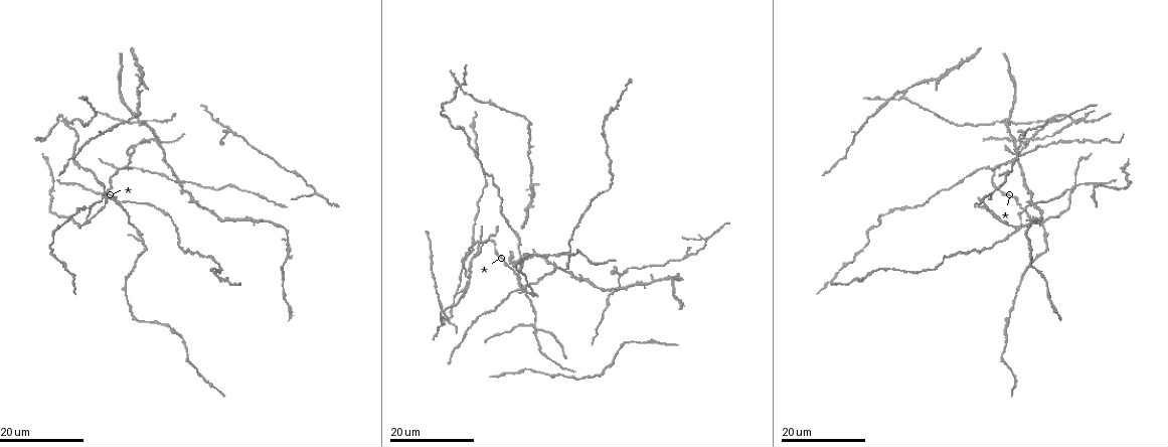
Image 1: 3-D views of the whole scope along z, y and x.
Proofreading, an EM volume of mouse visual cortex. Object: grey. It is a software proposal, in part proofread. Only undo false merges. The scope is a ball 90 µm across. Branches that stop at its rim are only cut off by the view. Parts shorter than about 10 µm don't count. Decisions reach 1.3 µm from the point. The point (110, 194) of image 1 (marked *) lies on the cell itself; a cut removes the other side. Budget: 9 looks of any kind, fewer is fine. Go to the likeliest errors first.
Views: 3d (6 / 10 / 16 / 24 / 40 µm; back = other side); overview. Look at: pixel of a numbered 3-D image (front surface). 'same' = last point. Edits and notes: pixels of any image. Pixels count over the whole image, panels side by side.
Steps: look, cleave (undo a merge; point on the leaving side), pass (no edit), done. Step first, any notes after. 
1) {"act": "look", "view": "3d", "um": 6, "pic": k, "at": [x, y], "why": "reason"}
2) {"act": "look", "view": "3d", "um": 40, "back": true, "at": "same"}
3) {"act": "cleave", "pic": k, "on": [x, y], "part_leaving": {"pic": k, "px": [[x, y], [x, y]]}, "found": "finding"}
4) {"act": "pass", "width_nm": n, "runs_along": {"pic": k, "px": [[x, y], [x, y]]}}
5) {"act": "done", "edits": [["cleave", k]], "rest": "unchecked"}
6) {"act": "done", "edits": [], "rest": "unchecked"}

{"act": "look", "view": "3d", "um": 24, "pic": 1, "at": [62, 120]}

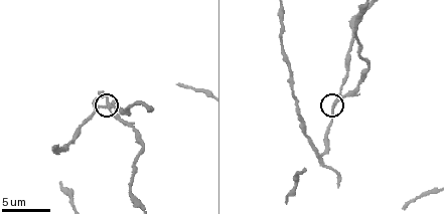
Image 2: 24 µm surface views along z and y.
{"act": "look", "view": "3d", "um": 6, "pic": 2, "at": [110, 103]}

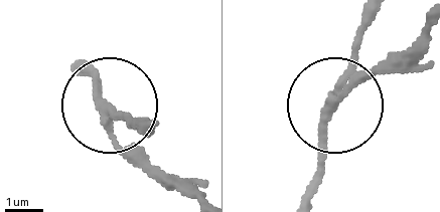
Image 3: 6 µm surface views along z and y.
{"act": "look", "view": "3d", "um": 6, "back": true, "pic": 3, "at": [105, 108], "why": "from behind"}

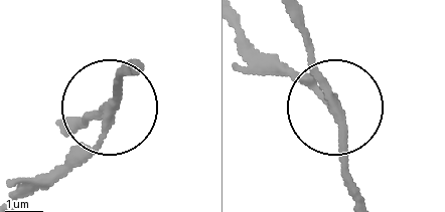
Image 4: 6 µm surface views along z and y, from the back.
{"act": "pass", "arms": 3, "runs_along": {"pic": 4, "px": [[20, 195], [104, 135], [107, 106], [71, 115]]}, "found": "all the same cell"}

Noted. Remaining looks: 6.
{"act": "look", "view": "3d", "um": 16, "pic": 1, "at": [687, 256], "why": "side arm on a straight run"}

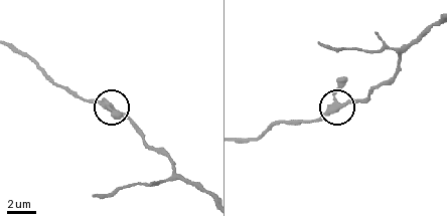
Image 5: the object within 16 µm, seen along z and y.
{"act": "look", "view": "3d", "um": 10, "pic": 5, "at": [343, 106]}

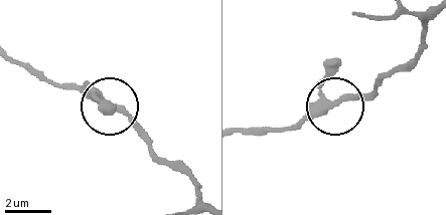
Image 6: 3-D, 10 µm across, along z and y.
{"act": "pass", "arms": 3, "runs_along": {"pic": 6, "px": [[244, 133], [296, 127], [342, 101], [375, 94]]}, "found": "one cell here"}

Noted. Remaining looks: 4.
{"act": "look", "view": "3d", "um": 24, "pic": 1, "at": [149, 171]}

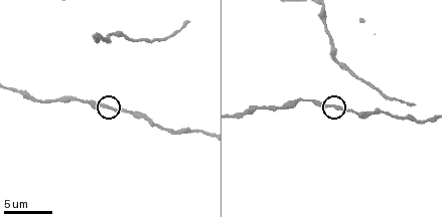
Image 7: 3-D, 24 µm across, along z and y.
{"act": "look", "view": "3d", "um": 10, "pic": 7, "at": [105, 106]}

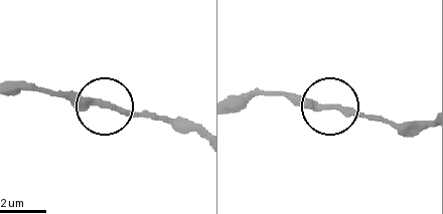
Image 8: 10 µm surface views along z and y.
{"act": "pass", "found": "one cell here"}

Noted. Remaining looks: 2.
{"act": "look", "view": "3d", "um": 16, "pic": 1, "at": [494, 243]}

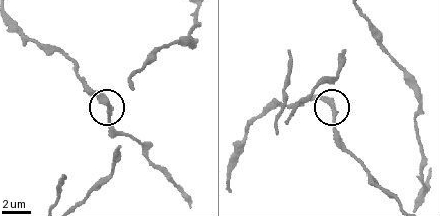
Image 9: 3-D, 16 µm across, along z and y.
{"act": "look", "view": "3d", "um": 6, "pic": 9, "at": [334, 111]}

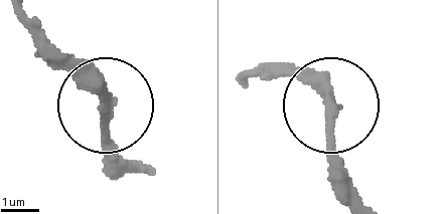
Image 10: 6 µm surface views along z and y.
{"act": "pass", "runs_along": {"pic": 10, "px": [[136, 168], [111, 145], [101, 100], [36, 17]]}, "found": "continuous, no second cell"}

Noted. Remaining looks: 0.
{"act": "done", "edits": [], "rest": "unchecked"}

